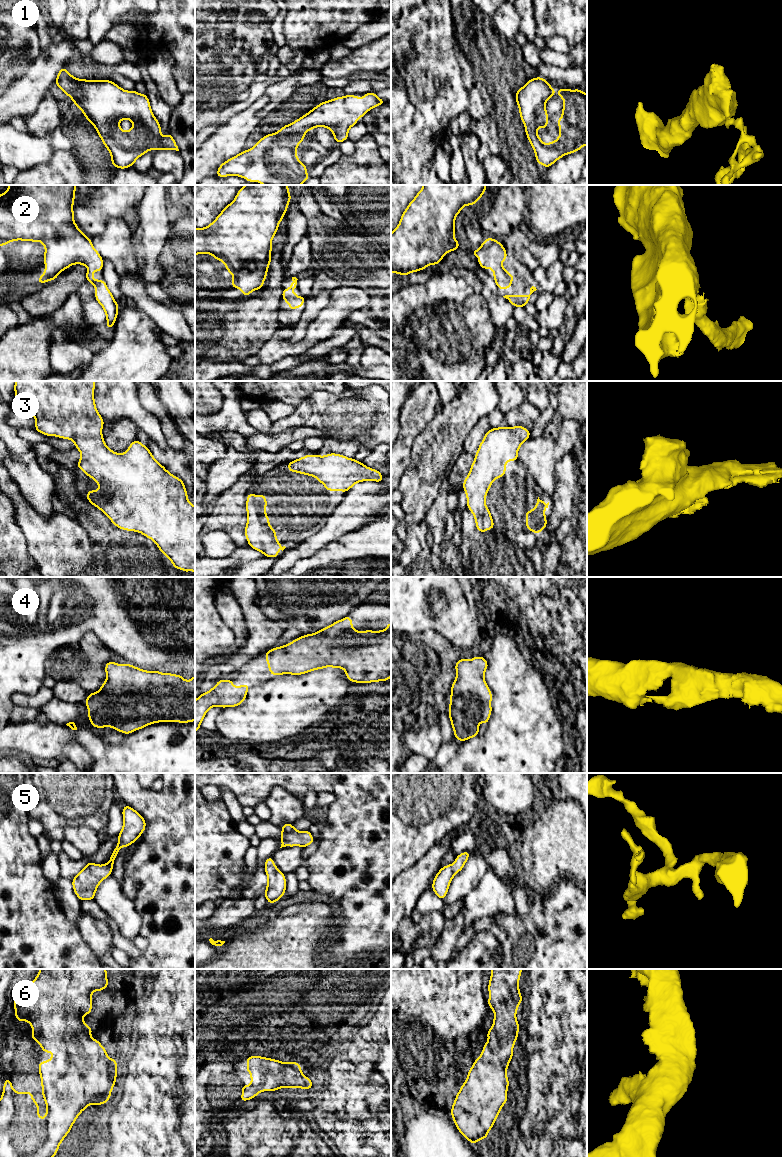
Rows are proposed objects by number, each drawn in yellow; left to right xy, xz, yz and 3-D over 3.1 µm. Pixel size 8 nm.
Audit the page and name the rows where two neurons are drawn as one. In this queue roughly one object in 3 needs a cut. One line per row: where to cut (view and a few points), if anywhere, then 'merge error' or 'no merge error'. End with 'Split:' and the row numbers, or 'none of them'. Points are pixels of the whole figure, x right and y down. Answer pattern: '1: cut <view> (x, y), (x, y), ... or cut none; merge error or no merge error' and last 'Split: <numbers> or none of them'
1: cut none; no merge error
2: cut none; no merge error
3: cut none; no merge error
4: cut none; no merge error
5: cut none; no merge error
6: cut none; no merge error
Split: none of them

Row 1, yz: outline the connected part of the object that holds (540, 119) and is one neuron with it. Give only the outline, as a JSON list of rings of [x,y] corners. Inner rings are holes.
[[[536,77],[528,80],[515,95],[536,161],[546,168],[563,156],[575,153],[587,145],[587,94],[581,89],[558,89],[558,95],[564,101],[561,118],[556,120],[560,131],[559,137],[545,144],[537,135],[538,127],[548,127],[545,105],[554,94],[554,88],[546,79]]]

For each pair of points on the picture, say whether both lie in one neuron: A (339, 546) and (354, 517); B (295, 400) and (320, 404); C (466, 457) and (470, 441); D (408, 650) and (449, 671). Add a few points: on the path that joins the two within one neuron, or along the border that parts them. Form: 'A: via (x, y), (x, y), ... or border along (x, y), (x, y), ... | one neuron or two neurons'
A: border along (366, 523), (359, 528), (349, 529), (332, 541) | two neurons
B: border along (315, 391), (311, 392), (295, 406) | two neurons
C: via (468, 453), (470, 445) | one neuron
D: via (418, 658), (430, 658), (439, 666) | one neuron

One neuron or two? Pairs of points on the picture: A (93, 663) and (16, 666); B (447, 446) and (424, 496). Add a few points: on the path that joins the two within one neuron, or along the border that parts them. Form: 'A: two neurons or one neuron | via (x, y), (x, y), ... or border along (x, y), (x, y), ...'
A: two neurons | border along (60, 647), (47, 658), (45, 674)
B: one neuron | via (435, 458), (429, 464), (424, 474), (424, 484)

